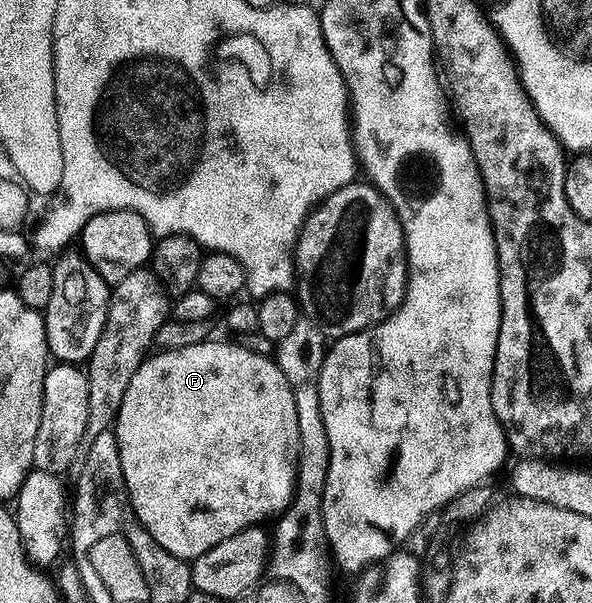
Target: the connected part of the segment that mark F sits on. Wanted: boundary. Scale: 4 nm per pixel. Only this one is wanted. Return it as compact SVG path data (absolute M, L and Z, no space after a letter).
M208 338L197 346L185 346L185 350L172 352L160 351L159 356L148 355L143 364L133 374L133 382L129 382L129 390L125 390L125 398L121 402L119 417L115 419L113 431L117 438L117 446L121 454L121 470L125 474L127 492L131 496L131 505L135 517L146 528L147 533L169 554L179 556L188 562L213 550L217 542L225 542L225 538L233 538L246 528L262 525L263 520L278 517L291 507L291 498L295 494L295 471L299 461L299 431L297 430L297 406L293 402L293 388L278 363L259 352L250 352L239 344L222 344L216 338Z

